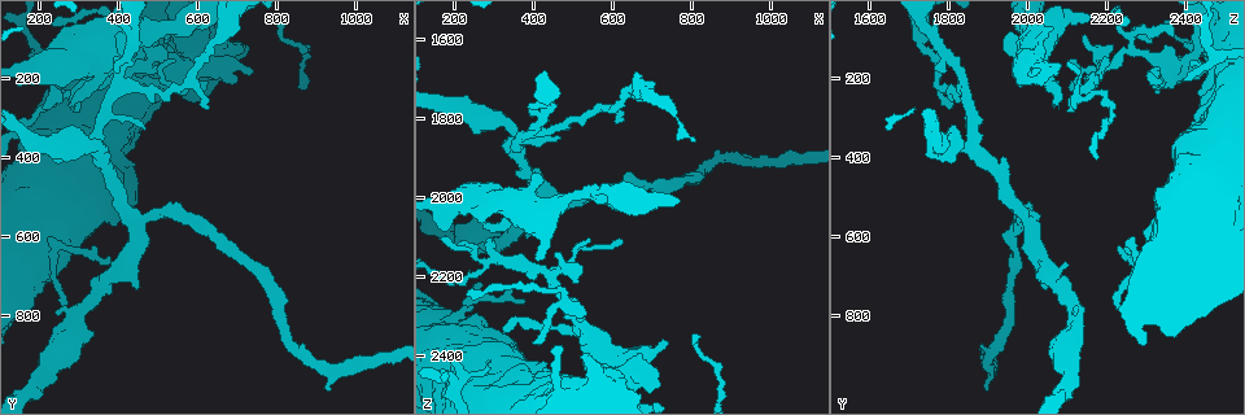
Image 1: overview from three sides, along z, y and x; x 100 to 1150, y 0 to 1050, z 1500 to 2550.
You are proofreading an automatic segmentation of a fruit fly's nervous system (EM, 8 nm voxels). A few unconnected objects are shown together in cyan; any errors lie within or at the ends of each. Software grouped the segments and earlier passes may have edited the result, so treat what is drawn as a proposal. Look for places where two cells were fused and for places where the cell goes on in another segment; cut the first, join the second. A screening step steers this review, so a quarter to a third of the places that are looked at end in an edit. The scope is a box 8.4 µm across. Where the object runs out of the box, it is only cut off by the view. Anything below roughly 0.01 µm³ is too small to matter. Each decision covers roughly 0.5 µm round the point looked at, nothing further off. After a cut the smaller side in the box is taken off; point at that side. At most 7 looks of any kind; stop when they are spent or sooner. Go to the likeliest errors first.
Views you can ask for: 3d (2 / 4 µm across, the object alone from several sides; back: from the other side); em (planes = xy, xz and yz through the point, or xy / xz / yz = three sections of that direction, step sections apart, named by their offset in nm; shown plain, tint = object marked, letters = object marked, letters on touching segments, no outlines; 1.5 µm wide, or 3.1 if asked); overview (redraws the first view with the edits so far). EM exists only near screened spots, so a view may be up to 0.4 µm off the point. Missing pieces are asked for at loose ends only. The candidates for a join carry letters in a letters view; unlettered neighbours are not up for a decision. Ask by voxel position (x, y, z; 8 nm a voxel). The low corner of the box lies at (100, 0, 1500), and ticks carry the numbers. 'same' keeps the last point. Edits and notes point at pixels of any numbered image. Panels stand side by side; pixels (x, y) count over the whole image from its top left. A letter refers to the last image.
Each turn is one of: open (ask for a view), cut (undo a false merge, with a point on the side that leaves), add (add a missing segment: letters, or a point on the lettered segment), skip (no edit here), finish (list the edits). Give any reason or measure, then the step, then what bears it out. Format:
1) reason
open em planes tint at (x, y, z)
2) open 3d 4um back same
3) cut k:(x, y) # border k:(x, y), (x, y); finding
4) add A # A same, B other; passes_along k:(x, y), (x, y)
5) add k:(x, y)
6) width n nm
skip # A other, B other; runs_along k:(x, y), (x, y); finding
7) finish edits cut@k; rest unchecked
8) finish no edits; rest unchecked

sharp bend
open em planes plain at (350, 370, 1865)

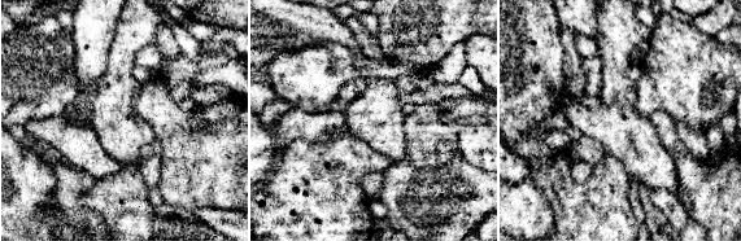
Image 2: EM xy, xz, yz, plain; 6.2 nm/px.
what lies round it
open em planes letters same

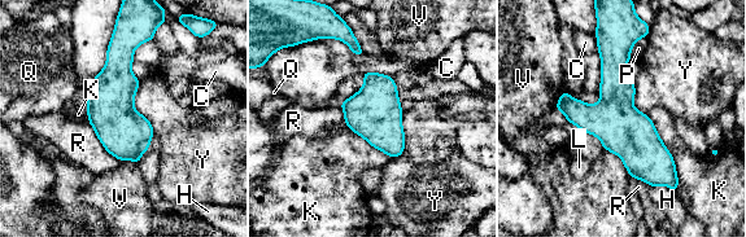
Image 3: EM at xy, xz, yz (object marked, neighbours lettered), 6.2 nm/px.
width 300 nm
skip # C other, H other, K other, L other, P other, Q other, R other, V other, Y other; border 3:(139, 80), (134, 108), (155, 132); one cell here

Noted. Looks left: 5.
free end
open em xz step 8 letters at (635, 275, 1795)

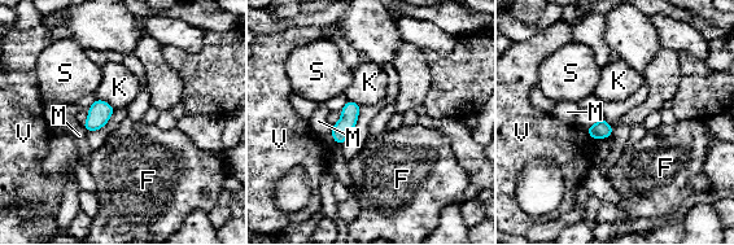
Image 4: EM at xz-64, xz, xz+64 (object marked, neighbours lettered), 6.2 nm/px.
open em planes letters same

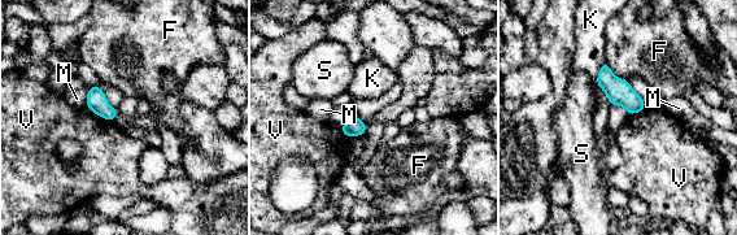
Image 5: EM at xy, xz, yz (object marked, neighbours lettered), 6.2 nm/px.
skip # F other, K other, M other, S other, V other; border 5:(90, 109), (110, 121); none of them fits

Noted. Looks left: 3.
branch stops here
open 3d 2um at (625, 205, 2110)

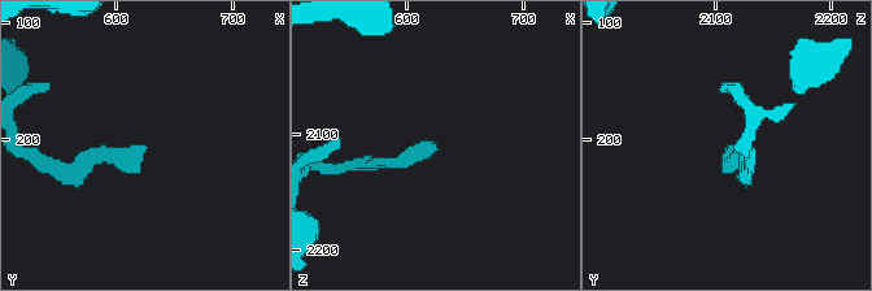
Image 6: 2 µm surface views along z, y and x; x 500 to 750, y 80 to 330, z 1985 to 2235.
now the EM
open em planes letters at (626, 206, 2114)

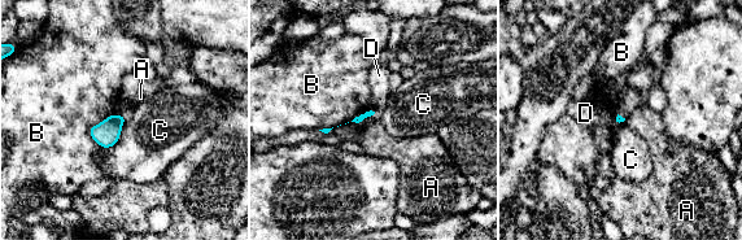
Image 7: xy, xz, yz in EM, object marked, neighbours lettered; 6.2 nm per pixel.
skip # A other, B other, C other, D other; border 7:(126, 117), (118, 140), (103, 148); none of them fits

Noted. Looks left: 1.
finish no edits; rest unchecked

